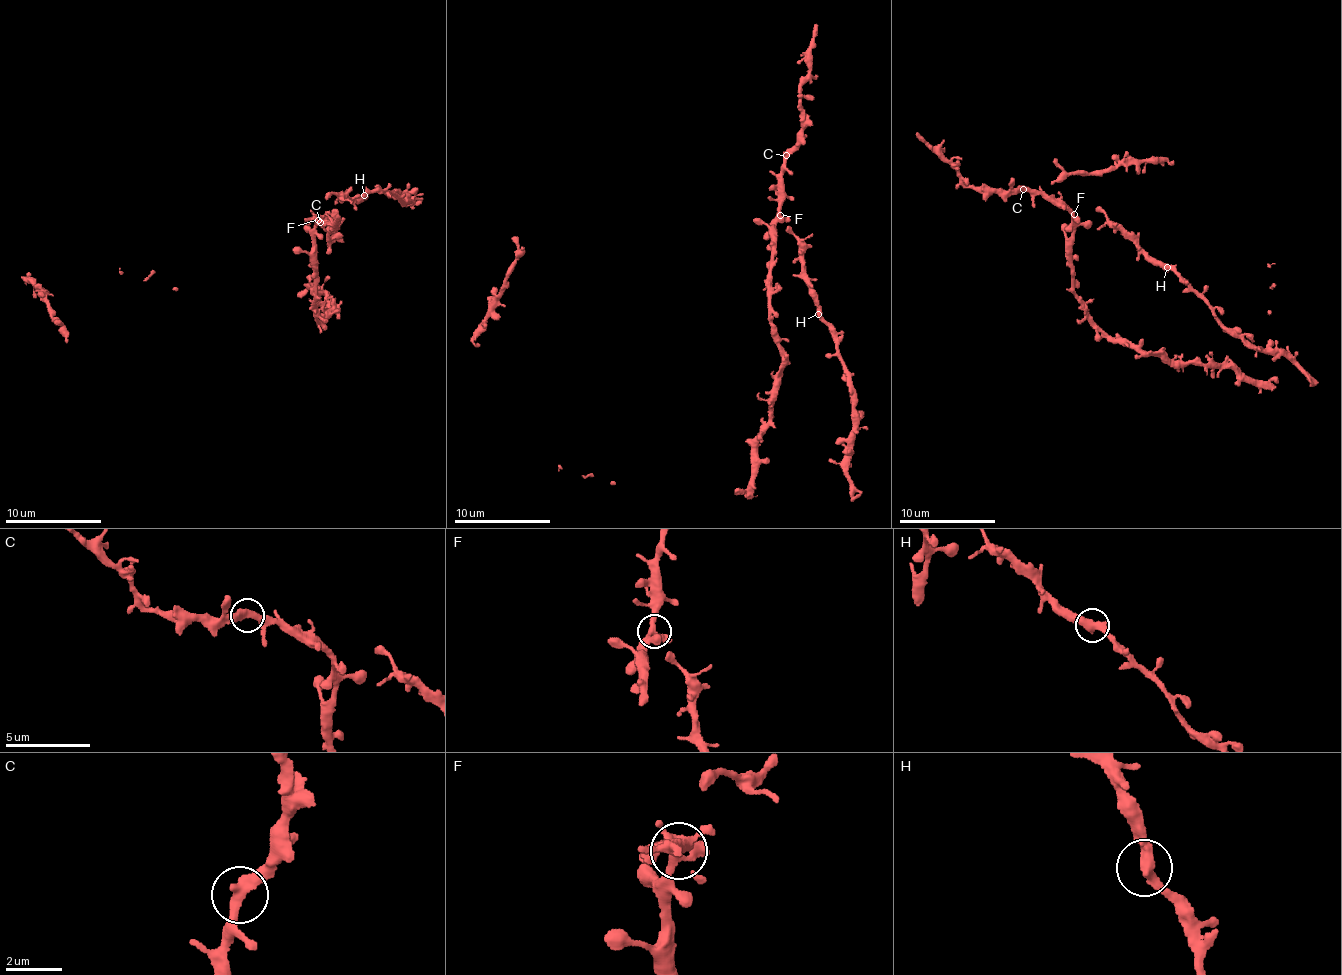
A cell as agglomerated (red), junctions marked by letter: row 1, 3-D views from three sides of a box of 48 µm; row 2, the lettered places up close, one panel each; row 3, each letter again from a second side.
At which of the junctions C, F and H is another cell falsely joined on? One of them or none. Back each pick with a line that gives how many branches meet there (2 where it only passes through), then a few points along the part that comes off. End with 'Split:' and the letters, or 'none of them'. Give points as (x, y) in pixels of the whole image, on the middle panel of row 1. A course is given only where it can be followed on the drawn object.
Split: none of them

